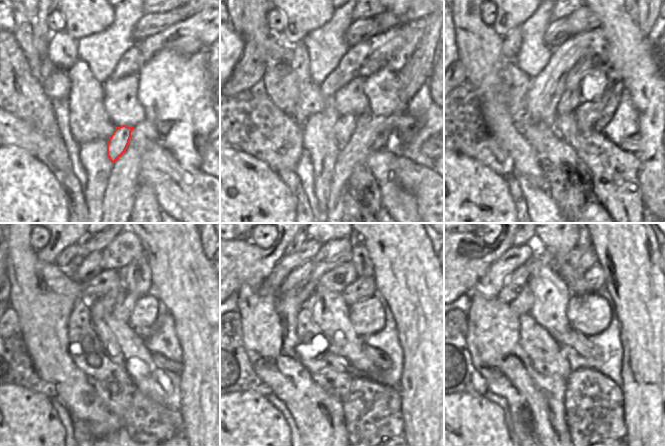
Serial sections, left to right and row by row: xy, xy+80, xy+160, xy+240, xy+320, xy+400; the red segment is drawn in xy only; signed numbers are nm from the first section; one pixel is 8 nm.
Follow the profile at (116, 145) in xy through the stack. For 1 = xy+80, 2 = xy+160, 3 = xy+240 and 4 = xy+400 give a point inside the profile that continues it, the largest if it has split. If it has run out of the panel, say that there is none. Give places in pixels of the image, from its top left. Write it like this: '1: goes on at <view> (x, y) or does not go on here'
1: goes on at xy+80 (345, 126)
2: goes on at xy+160 (571, 98)
3: goes on at xy+240 (126, 300)
4: goes on at xy+400 (594, 277)

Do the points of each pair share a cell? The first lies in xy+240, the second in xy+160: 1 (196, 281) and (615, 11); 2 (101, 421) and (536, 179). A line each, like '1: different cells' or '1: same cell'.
1: same cell
2: same cell

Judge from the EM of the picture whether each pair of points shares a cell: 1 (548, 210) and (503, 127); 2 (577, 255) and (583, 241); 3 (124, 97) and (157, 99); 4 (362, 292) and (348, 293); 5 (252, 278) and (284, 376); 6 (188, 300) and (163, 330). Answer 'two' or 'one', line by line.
1: two
2: two
3: two
4: one
5: two
6: two

